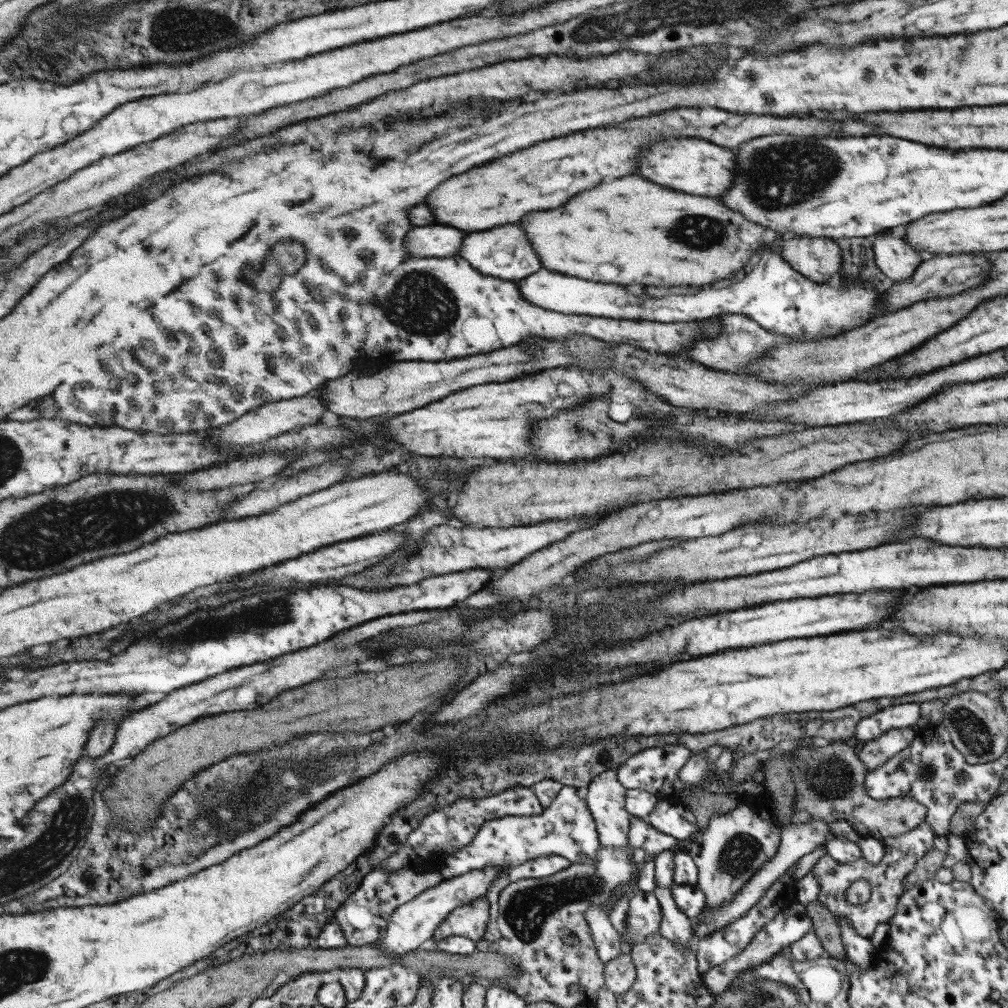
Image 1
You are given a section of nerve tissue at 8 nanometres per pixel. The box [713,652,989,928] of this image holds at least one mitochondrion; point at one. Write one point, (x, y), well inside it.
(828, 778)

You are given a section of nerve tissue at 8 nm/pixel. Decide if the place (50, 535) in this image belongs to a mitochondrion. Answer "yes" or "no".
yes

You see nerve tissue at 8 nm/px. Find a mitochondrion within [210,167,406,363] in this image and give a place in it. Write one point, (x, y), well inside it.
(259, 272)

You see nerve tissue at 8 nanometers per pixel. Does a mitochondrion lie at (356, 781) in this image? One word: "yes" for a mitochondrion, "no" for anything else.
no

